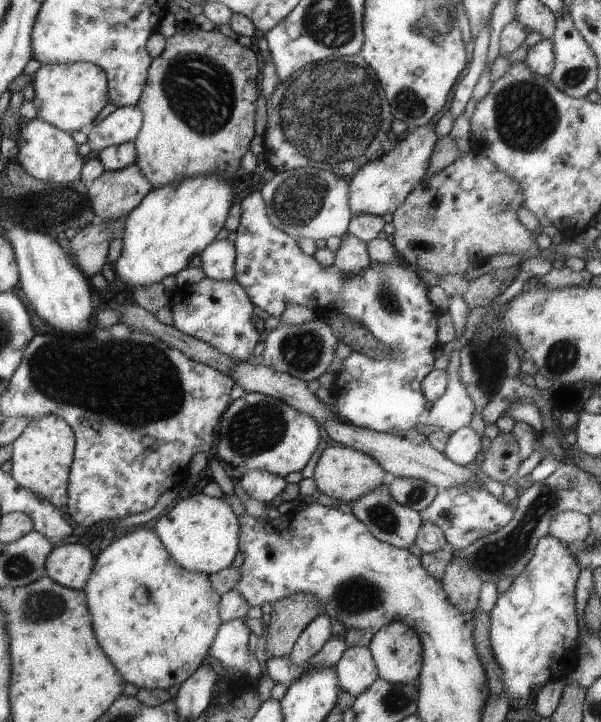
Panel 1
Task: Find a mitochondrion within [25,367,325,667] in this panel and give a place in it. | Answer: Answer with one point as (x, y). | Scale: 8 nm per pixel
(259, 426)

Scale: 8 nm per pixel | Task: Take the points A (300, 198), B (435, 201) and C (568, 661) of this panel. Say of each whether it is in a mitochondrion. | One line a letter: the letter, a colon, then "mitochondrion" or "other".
A: mitochondrion
B: other
C: other

